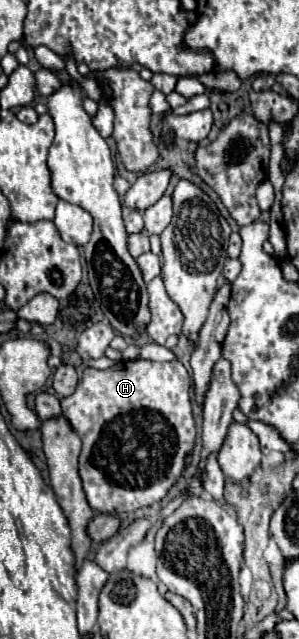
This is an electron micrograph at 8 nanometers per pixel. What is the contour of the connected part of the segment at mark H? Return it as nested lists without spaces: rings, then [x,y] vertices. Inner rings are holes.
[[[124,361],[122,365],[98,371],[84,369],[82,383],[70,397],[62,399],[62,413],[72,429],[82,439],[80,453],[80,477],[88,503],[100,513],[136,511],[140,507],[162,501],[168,489],[178,481],[184,471],[184,457],[194,451],[196,427],[190,401],[190,375],[180,361],[156,363],[156,361]],[[132,413],[152,413],[156,417],[126,417]]]

